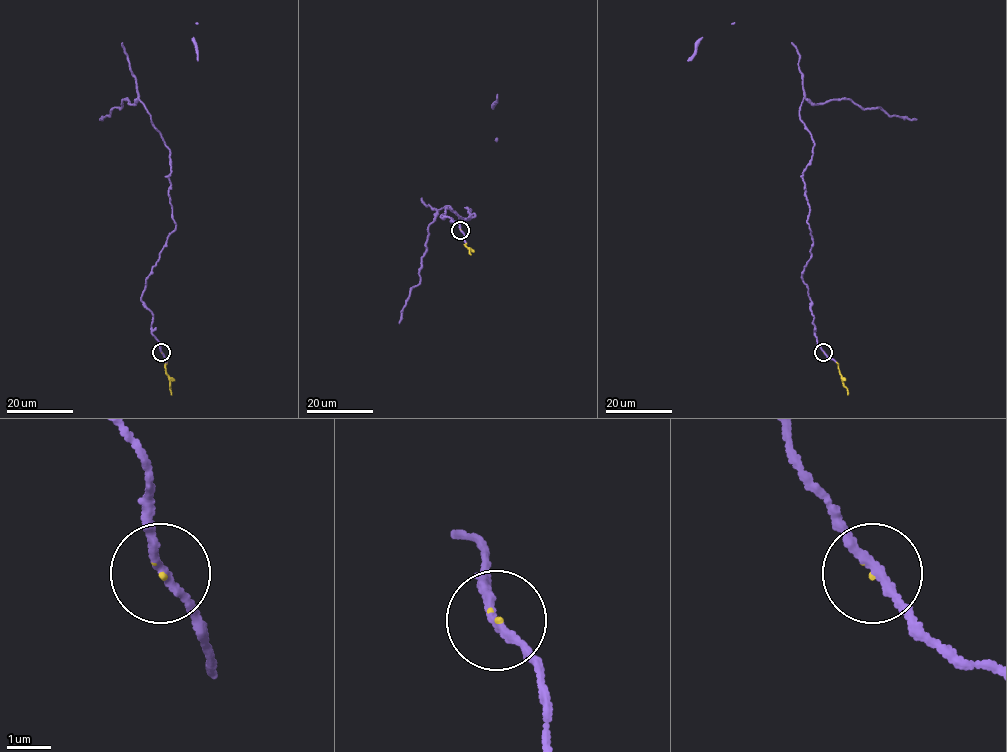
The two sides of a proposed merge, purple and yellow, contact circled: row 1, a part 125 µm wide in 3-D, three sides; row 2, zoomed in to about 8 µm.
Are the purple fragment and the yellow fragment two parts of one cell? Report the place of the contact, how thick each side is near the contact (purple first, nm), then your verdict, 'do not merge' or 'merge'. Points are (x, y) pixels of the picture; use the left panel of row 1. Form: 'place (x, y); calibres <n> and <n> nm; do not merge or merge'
place (161, 352); calibres 190 and 40 nm; merge

